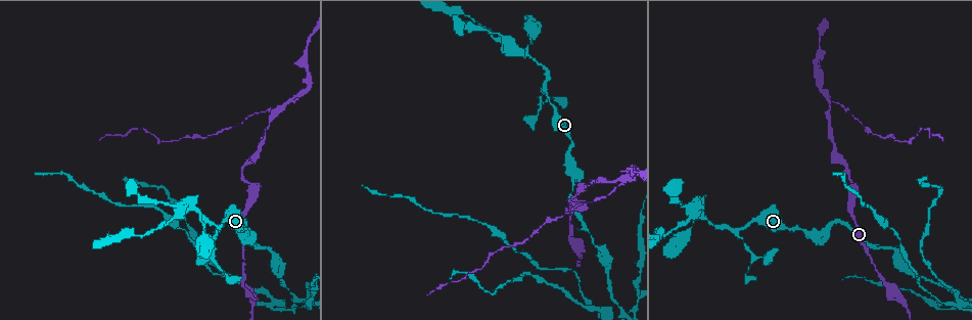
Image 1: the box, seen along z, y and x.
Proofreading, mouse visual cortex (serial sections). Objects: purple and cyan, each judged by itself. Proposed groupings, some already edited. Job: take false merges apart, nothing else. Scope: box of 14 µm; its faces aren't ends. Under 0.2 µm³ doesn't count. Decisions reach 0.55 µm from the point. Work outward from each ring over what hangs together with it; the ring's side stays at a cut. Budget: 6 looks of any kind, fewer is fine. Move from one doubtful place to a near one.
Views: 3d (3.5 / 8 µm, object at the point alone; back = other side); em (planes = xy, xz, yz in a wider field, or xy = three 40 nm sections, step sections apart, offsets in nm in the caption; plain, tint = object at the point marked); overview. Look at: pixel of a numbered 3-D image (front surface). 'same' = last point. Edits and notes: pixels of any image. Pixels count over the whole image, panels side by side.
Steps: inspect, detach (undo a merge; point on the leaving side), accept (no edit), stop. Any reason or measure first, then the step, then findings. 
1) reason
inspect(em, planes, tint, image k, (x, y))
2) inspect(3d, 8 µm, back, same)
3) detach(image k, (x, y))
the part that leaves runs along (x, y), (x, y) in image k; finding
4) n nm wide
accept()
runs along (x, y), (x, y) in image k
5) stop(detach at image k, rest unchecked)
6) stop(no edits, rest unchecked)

inspect(3d, 3.5 µm, image 1, (542, 88))

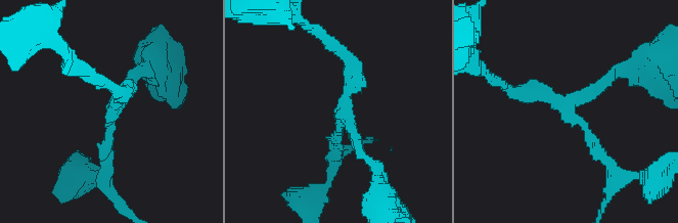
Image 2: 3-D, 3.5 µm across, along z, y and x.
inspect(em, xy, step 2, tint, image 2, (570, 103))

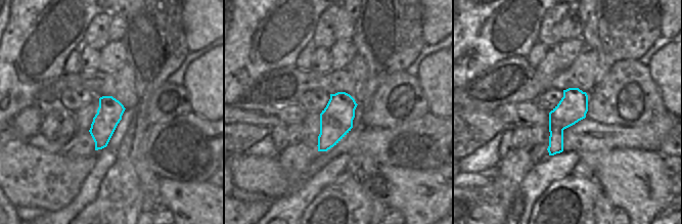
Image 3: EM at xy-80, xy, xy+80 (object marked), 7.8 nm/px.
arms of 150, 150, 200 nm
accept()
runs along (370, 163), (345, 114), (345, 53) in image 2; one cell here

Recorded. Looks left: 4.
branch point
inspect(3d, 8 µm, image 1, (829, 102))

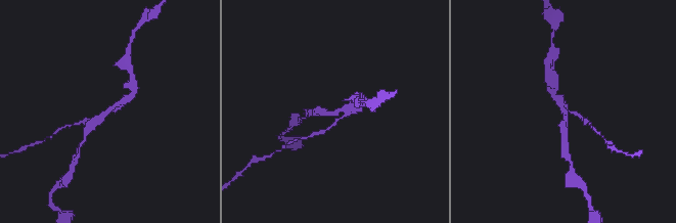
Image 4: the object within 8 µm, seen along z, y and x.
shape alone is not enough
inspect(em, planes, tint, image 4, (106, 113))

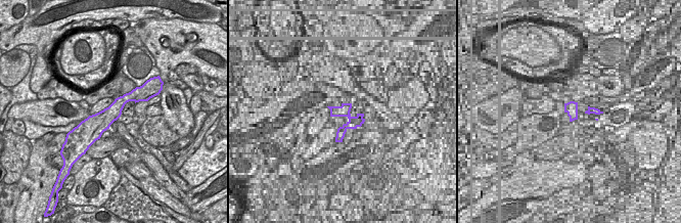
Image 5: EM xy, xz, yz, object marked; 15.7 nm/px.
detach(image 4, (322, 131))
a second cell is stuck on

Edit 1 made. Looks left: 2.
stop(detach at image 4, rest unchecked)

